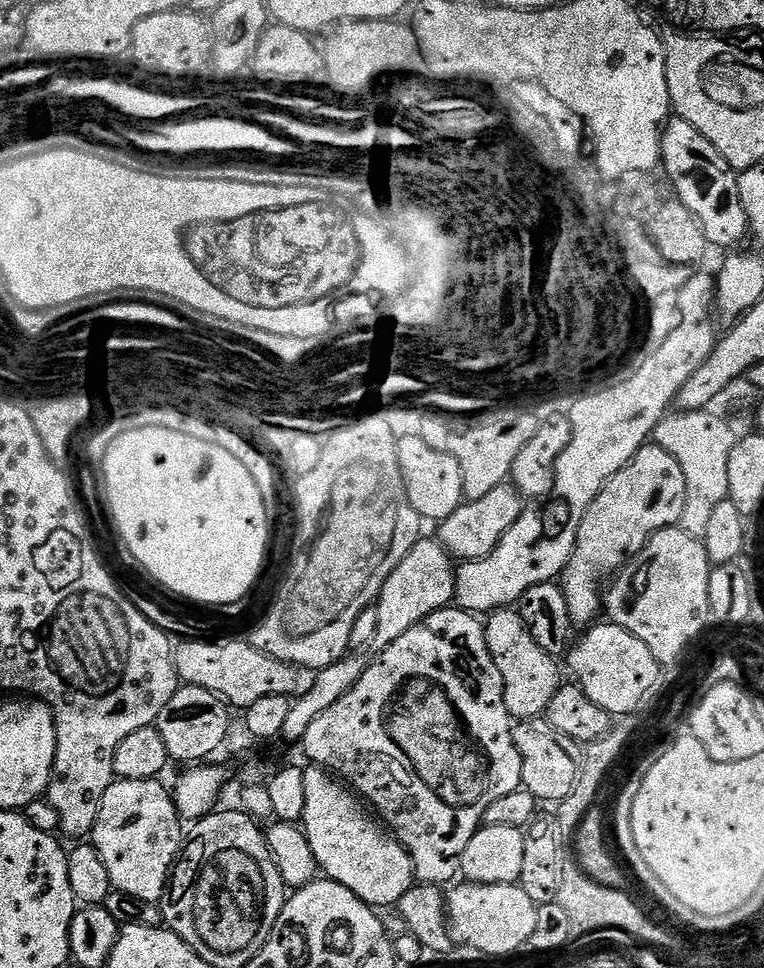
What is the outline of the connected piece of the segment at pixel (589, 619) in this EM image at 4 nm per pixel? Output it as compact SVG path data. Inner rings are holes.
M653 442L640 448L638 454L634 454L634 458L630 458L626 467L618 470L618 474L609 478L602 486L598 498L594 498L594 502L586 510L586 514L582 518L582 526L578 526L578 538L572 551L572 557L562 573L566 606L573 618L579 623L581 620L584 626L588 626L599 617L596 615L601 615L602 589L605 587L606 581L625 567L629 561L639 556L654 533L661 532L663 528L677 527L682 518L685 503L686 481L683 478L681 467L671 454Z

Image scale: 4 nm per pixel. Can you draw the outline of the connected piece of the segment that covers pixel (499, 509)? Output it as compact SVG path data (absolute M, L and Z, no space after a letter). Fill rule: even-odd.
M511 483L499 484L497 488L490 490L490 494L486 494L486 498L465 500L460 504L458 510L454 510L454 514L450 514L450 518L446 518L439 525L438 539L449 556L457 561L486 558L492 553L494 546L502 542L502 534L506 534L506 530L510 530L510 526L518 522L525 503L525 497L521 496Z

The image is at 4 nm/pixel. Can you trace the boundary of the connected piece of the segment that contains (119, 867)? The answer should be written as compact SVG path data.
M117 779L102 794L102 802L98 810L96 824L91 830L90 840L98 850L102 862L106 862L106 870L110 874L110 882L117 892L134 894L134 898L142 898L146 902L163 901L170 883L170 873L180 855L182 847L182 821L176 811L173 793L154 780L121 780Z

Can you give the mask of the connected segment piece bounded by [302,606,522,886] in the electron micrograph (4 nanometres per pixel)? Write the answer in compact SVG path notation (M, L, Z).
M449 606L427 616L422 622L410 626L402 638L398 638L390 646L386 646L373 664L364 669L362 678L350 689L330 710L318 714L314 722L310 722L310 730L306 730L302 747L309 756L311 763L317 768L323 768L339 778L351 788L361 800L374 809L375 815L390 829L391 835L407 850L412 857L412 875L421 884L433 886L451 885L460 876L462 850L470 846L470 838L484 824L484 815L498 798L506 798L506 794L521 791L522 758L518 754L518 746L514 746L512 729L514 717L504 705L504 683L502 674L498 674L498 666L492 657L492 651L486 646L484 624L473 613L464 611L459 606Z

